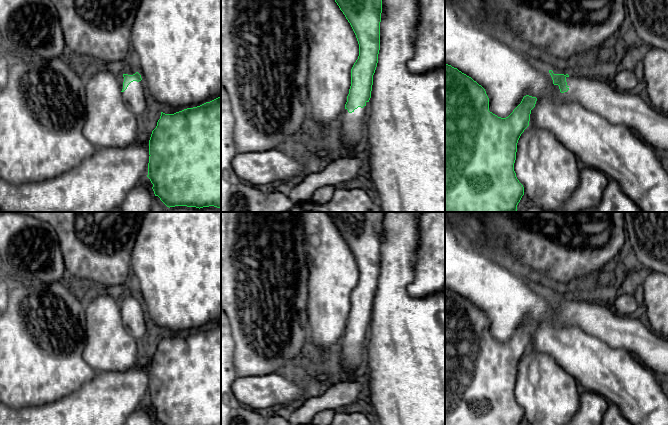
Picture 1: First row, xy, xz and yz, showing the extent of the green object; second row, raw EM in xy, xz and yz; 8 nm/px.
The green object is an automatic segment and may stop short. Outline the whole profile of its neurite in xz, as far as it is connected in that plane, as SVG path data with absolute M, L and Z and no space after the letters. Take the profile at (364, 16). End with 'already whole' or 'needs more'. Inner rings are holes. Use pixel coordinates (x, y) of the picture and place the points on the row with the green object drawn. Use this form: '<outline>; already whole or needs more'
M335 0L335 2L350 23L359 44L359 56L351 69L351 86L341 115L342 141L346 152L349 148L360 149L365 140L368 104L380 50L382 0Z; needs more

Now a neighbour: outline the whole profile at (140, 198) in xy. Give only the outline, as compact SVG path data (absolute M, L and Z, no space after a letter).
M143 181L127 194L120 207L120 211L151 212L154 199L155 194L153 189L146 183L146 181Z

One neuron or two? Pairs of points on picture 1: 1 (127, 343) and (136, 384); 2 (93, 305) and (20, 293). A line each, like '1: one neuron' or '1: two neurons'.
1: two neurons
2: two neurons

